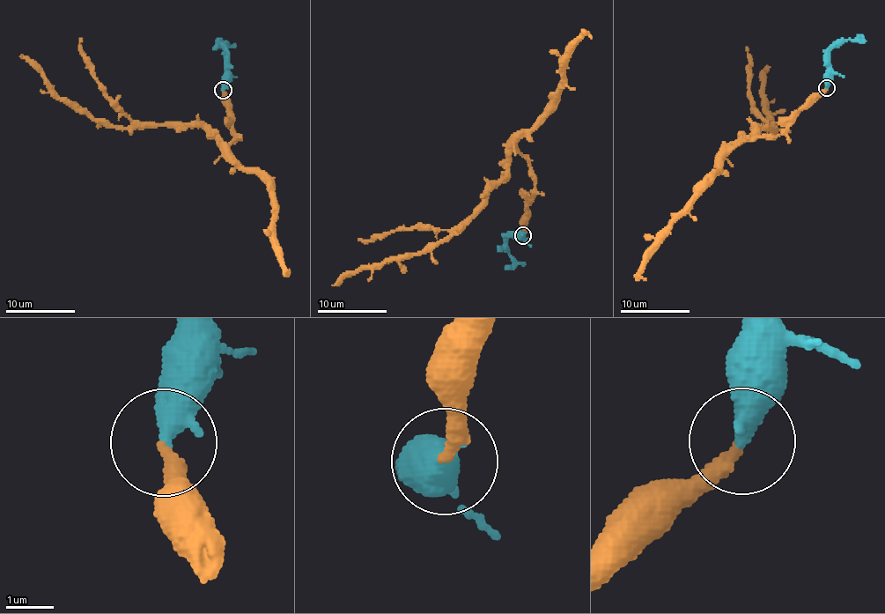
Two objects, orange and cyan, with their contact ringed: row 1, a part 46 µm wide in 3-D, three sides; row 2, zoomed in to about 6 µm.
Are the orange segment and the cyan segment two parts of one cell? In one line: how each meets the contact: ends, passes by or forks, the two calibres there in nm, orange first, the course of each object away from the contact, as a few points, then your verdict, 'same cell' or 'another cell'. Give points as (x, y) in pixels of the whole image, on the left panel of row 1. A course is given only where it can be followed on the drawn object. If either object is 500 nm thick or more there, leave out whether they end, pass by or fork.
320/500 nm | orange via (223, 90), (239, 136), (224, 144), (200, 126), (117, 127), (56, 94), (40, 68), (21, 55) | cyan via (223, 90), (224, 51), (226, 43), (236, 46) | same cell

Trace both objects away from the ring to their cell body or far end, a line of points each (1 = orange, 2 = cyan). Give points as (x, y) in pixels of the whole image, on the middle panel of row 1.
1: (523, 235), (534, 174), (512, 149), (507, 172), (442, 240), (351, 271), (332, 285)
2: (523, 235), (507, 237), (505, 240), (510, 254), (518, 262), (526, 264)

